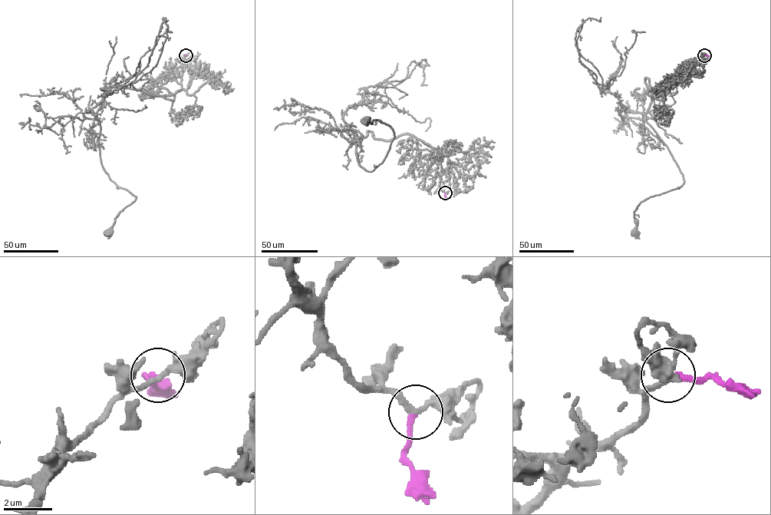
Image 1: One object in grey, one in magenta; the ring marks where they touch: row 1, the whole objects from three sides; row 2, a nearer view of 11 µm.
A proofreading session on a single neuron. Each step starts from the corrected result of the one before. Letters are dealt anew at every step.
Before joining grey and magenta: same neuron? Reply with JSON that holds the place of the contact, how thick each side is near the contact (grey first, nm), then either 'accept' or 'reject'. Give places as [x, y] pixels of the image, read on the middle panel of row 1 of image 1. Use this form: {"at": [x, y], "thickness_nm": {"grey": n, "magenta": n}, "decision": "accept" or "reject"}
{"at": [445, 193], "thickness_nm": {"grey": 240, "magenta": 240}, "decision": "accept"}

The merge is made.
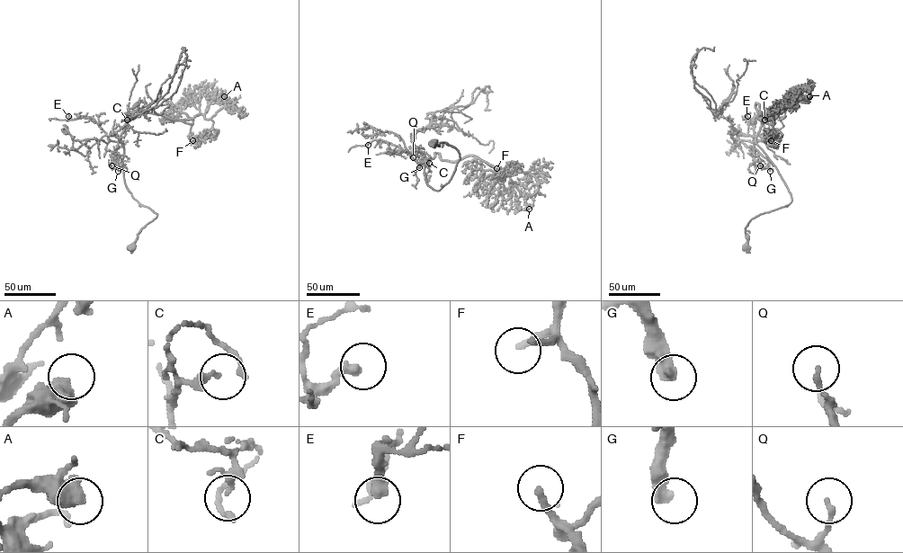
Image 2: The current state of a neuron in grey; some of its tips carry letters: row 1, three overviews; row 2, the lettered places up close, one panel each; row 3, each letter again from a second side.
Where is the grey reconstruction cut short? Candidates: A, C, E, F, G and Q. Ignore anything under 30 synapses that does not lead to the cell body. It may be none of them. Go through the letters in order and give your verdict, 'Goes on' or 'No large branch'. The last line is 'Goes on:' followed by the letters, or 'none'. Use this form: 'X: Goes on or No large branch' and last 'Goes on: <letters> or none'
A: No large branch
C: No large branch
E: No large branch
F: Goes on
G: Goes on
Q: No large branch
Goes on: F, G

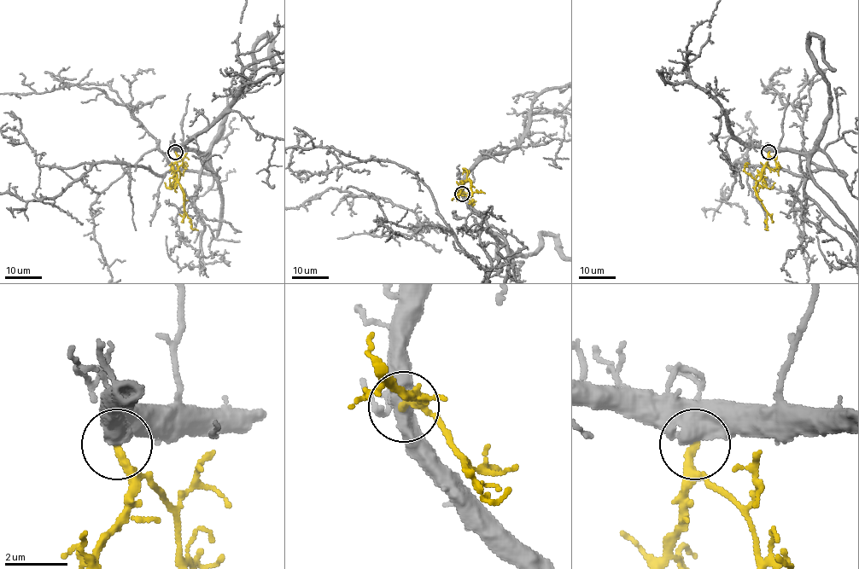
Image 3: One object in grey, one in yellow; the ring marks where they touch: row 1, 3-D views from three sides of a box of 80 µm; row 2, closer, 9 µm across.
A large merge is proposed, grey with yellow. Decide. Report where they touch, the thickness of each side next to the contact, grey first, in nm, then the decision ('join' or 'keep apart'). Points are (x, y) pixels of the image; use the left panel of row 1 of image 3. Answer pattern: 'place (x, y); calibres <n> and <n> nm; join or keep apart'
place (175, 152); calibres 800 and 280 nm; join

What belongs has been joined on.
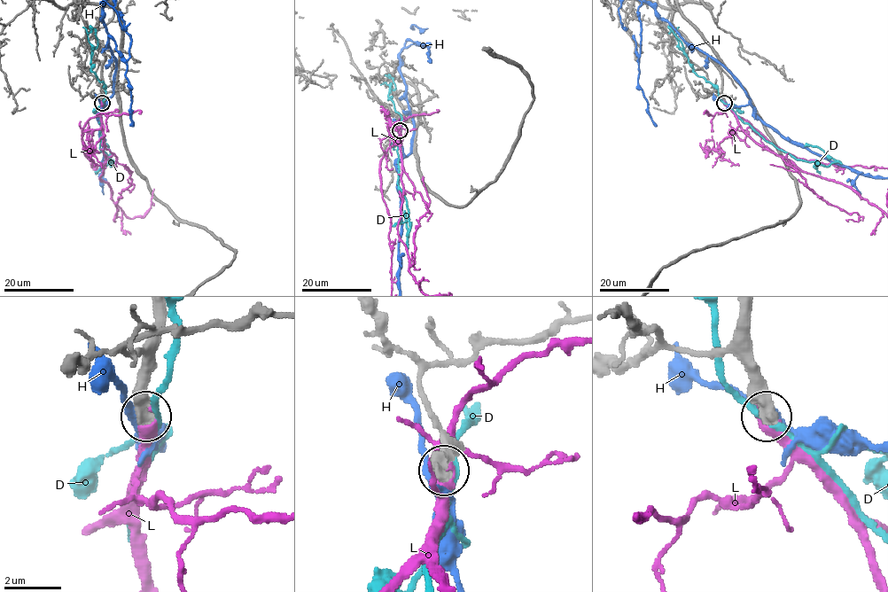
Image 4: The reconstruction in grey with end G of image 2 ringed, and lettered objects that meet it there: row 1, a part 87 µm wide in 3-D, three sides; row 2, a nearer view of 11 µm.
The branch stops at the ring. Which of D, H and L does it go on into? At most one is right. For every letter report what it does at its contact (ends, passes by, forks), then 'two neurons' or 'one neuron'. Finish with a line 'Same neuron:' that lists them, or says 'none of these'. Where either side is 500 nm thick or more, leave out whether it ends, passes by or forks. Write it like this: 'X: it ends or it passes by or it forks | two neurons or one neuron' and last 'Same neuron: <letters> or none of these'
D: it passes by | two neurons
H: two neurons
L: one neuron
Same neuron: L

